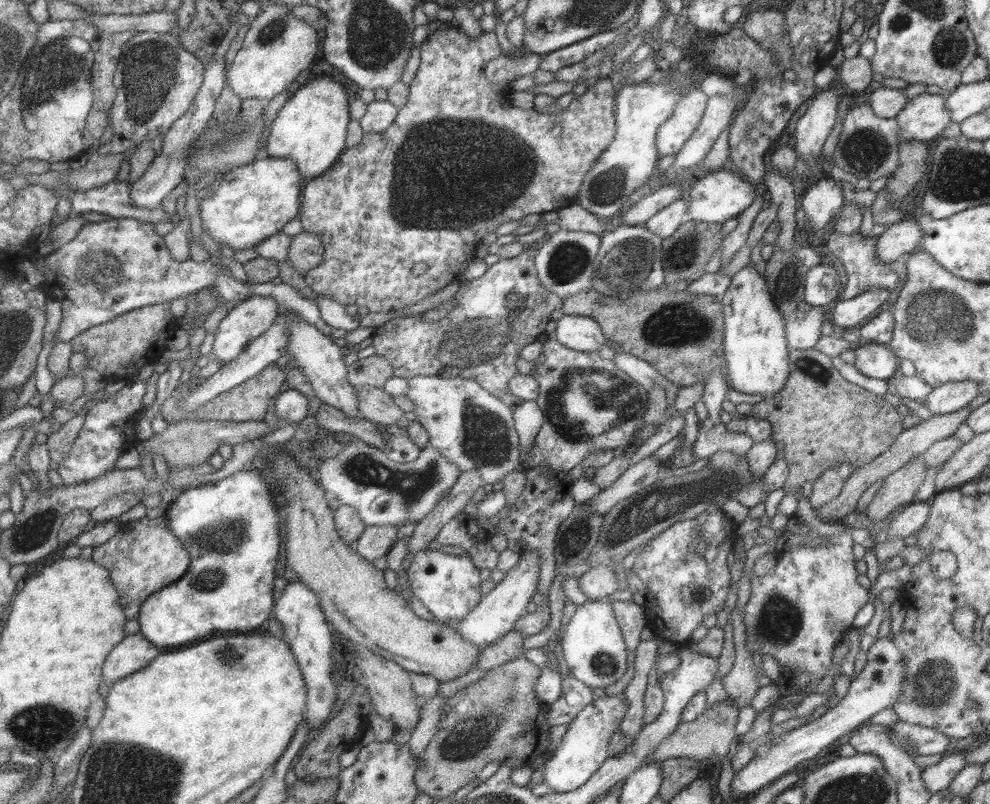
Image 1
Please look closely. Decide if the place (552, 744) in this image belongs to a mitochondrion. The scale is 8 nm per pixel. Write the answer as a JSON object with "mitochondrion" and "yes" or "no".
{"mitochondrion":"no"}

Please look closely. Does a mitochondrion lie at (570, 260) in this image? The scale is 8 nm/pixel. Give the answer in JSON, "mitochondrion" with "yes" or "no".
{"mitochondrion":"yes"}

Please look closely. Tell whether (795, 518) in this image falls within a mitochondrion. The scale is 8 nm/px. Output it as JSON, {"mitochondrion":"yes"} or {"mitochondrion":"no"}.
{"mitochondrion":"no"}

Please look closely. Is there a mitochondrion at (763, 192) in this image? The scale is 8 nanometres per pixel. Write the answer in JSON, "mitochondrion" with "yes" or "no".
{"mitochondrion":"no"}

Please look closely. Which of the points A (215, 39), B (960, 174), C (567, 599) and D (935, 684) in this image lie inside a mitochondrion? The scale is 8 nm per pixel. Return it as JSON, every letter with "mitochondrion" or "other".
{"A":"other","B":"mitochondrion","C":"other","D":"mitochondrion"}

